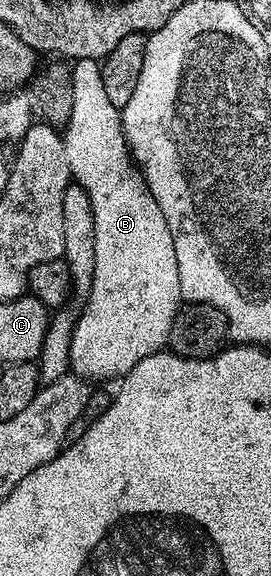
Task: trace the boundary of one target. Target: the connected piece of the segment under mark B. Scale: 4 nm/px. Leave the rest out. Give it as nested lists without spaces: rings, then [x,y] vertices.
[[[76,60],[73,61],[70,73],[72,74],[72,98],[74,101],[72,102],[72,116],[62,132],[62,141],[64,142],[64,154],[68,158],[73,183],[80,185],[91,200],[92,217],[95,218],[96,260],[95,276],[92,278],[91,290],[84,300],[86,305],[81,305],[74,333],[71,334],[69,371],[75,376],[82,377],[87,382],[95,382],[94,380],[110,380],[113,376],[121,378],[132,370],[132,366],[136,366],[136,362],[163,351],[169,345],[172,322],[184,301],[180,290],[180,270],[176,270],[176,250],[172,242],[172,234],[168,230],[168,222],[164,222],[164,210],[160,210],[160,206],[156,206],[156,198],[152,198],[152,190],[148,190],[146,179],[142,176],[141,167],[130,155],[130,147],[126,145],[126,135],[122,129],[121,111],[116,106],[112,106],[108,94],[104,91],[102,65],[97,60]]]

